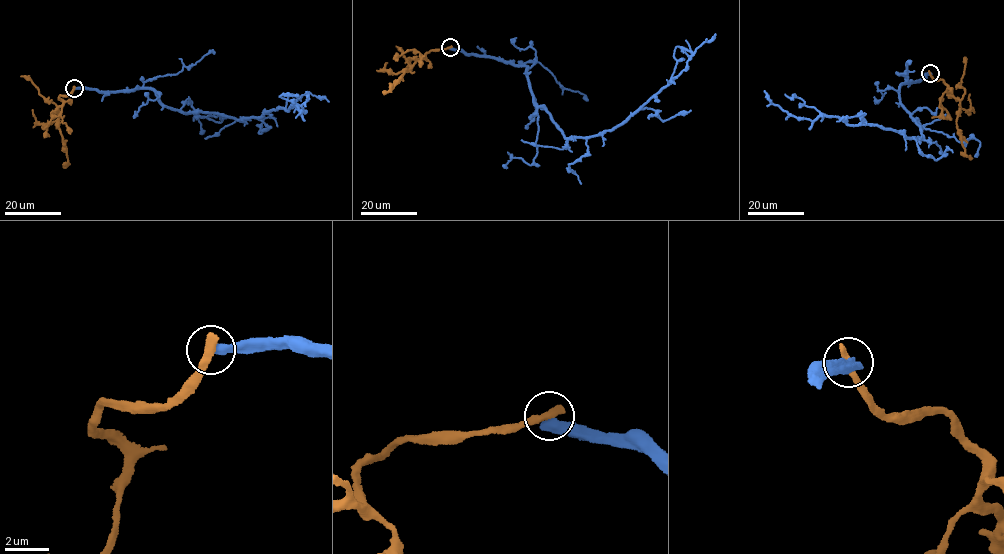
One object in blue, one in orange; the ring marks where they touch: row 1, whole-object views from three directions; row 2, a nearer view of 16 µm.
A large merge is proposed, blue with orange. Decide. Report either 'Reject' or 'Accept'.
Reject

